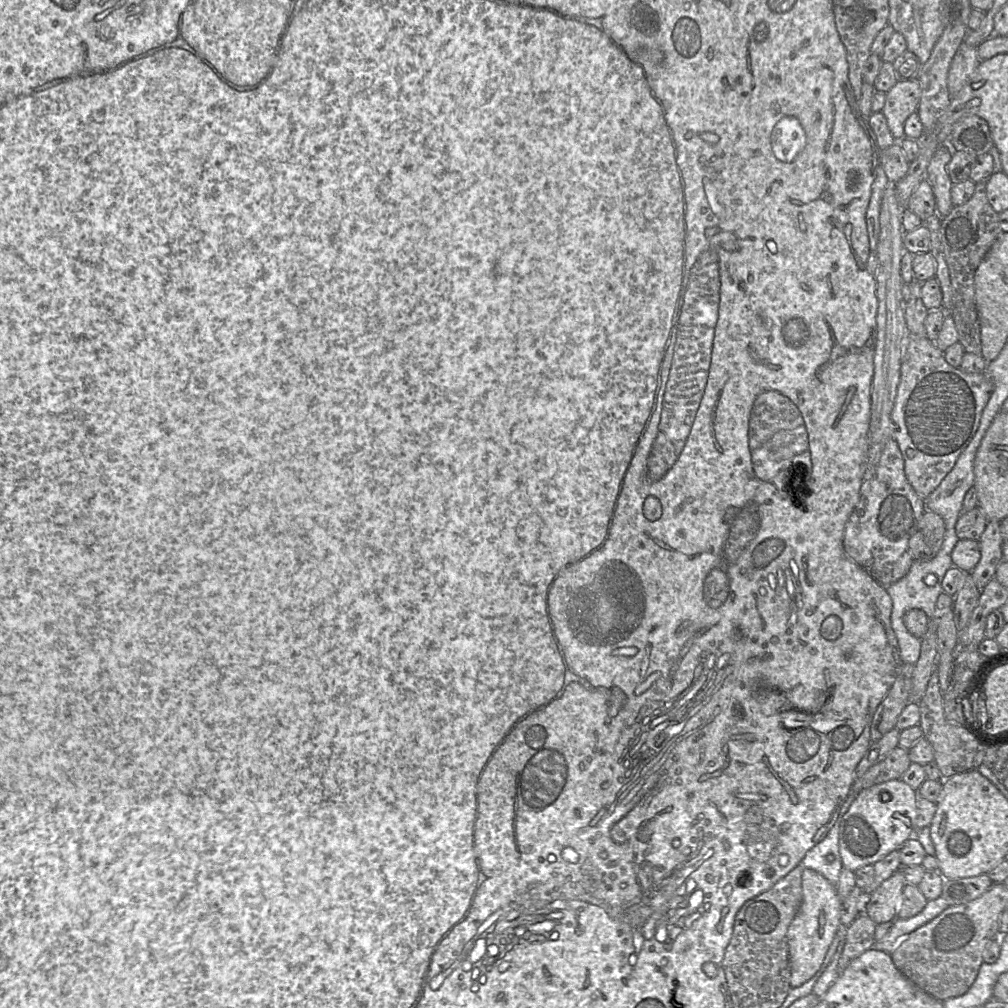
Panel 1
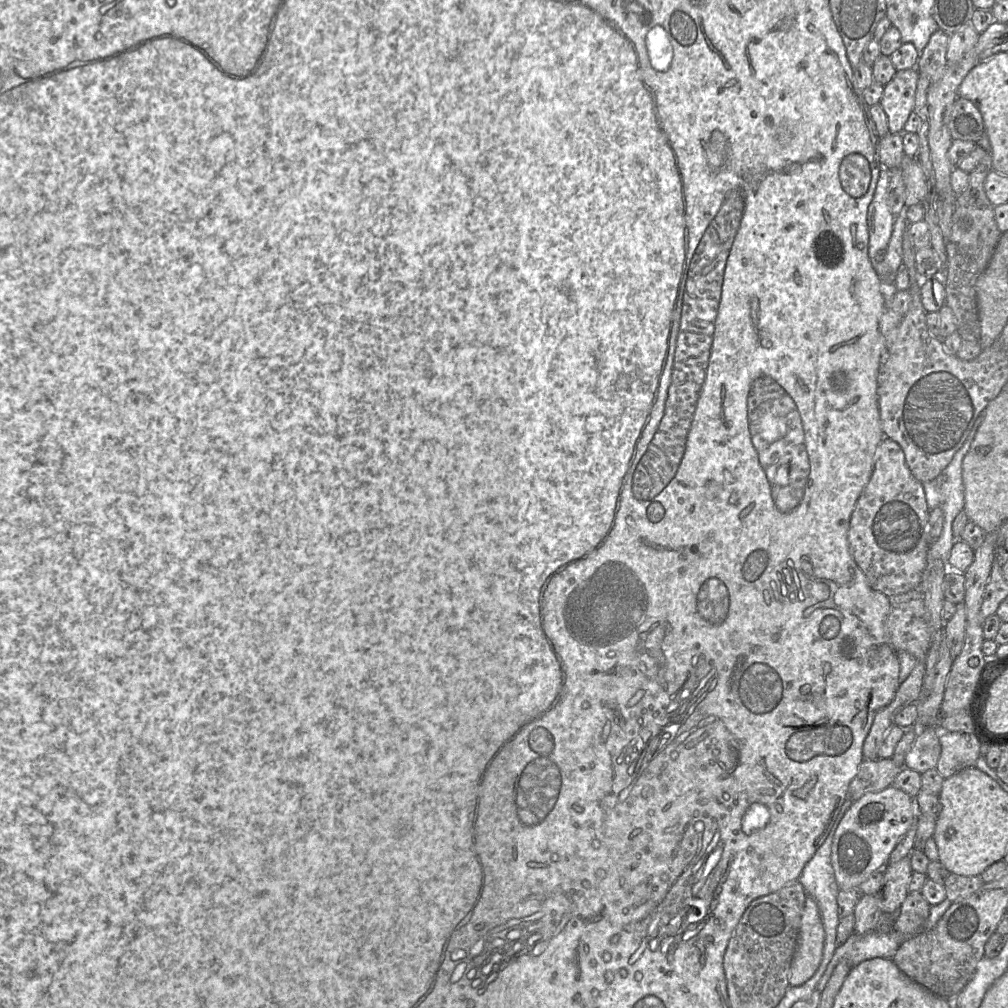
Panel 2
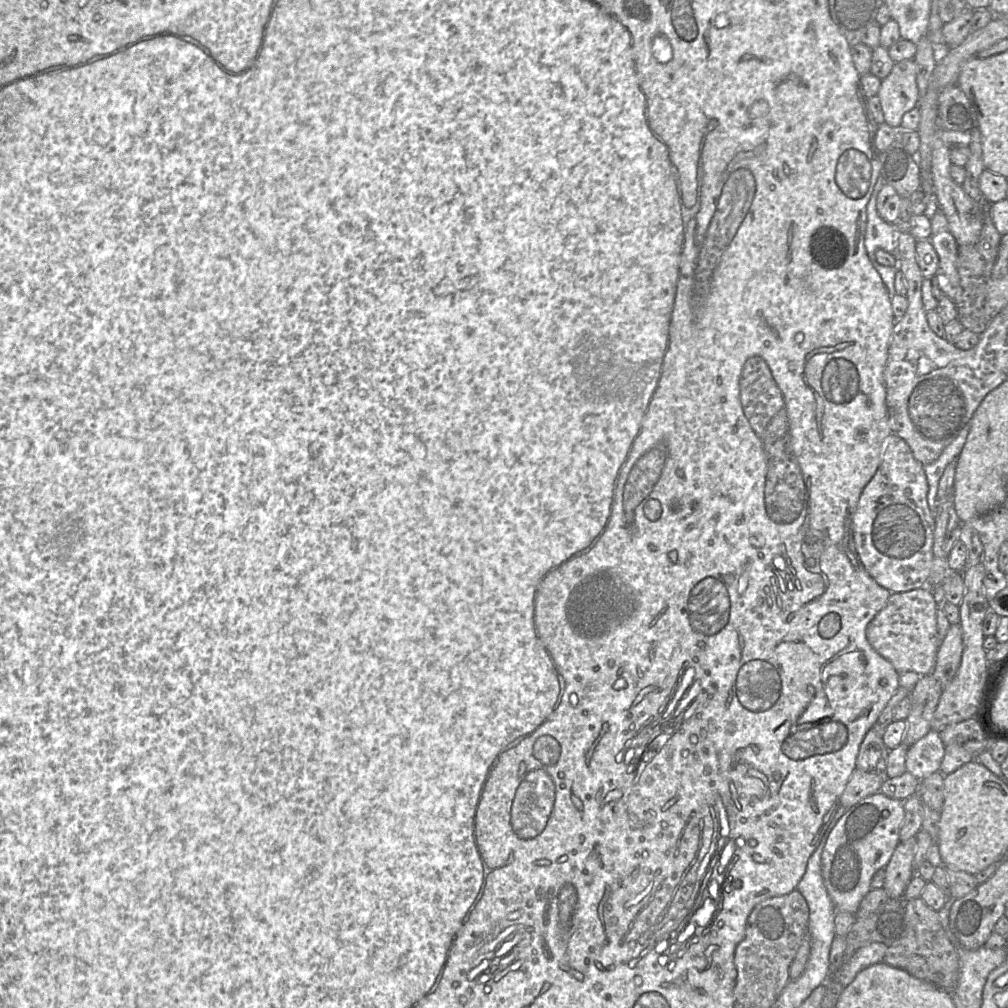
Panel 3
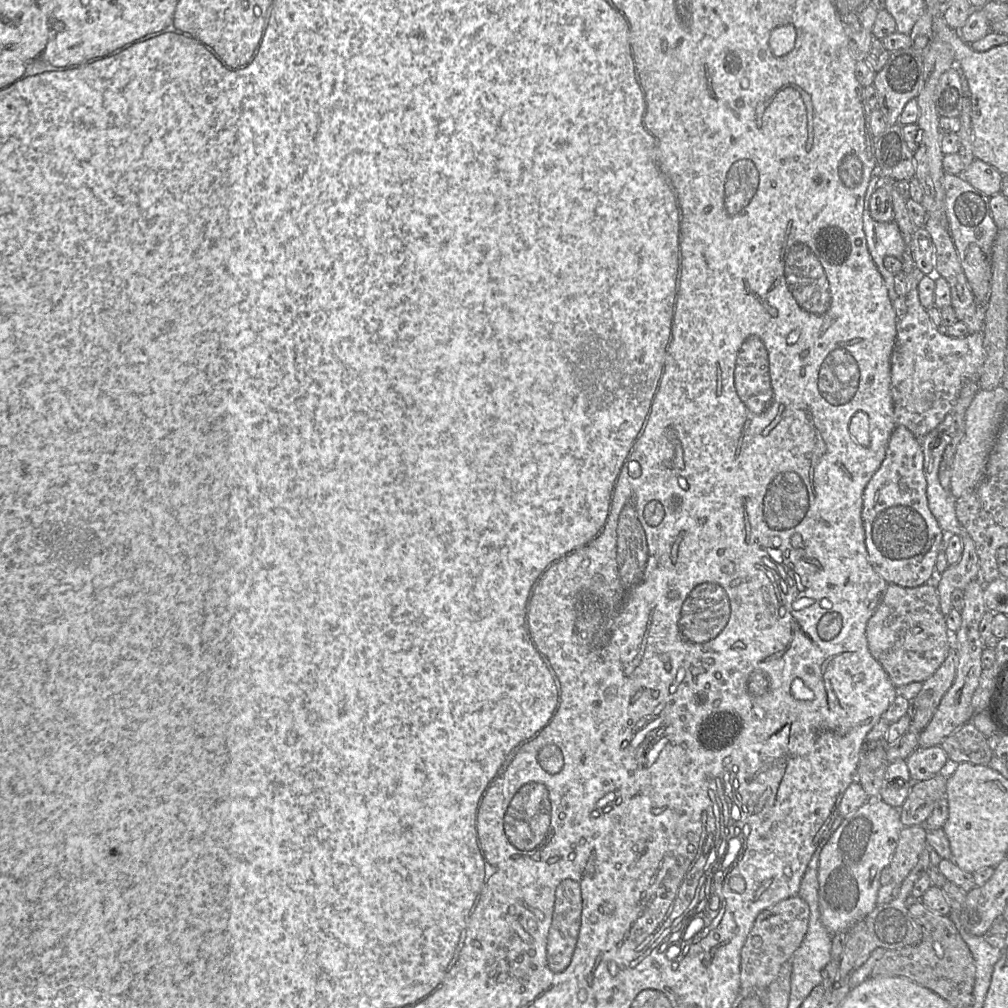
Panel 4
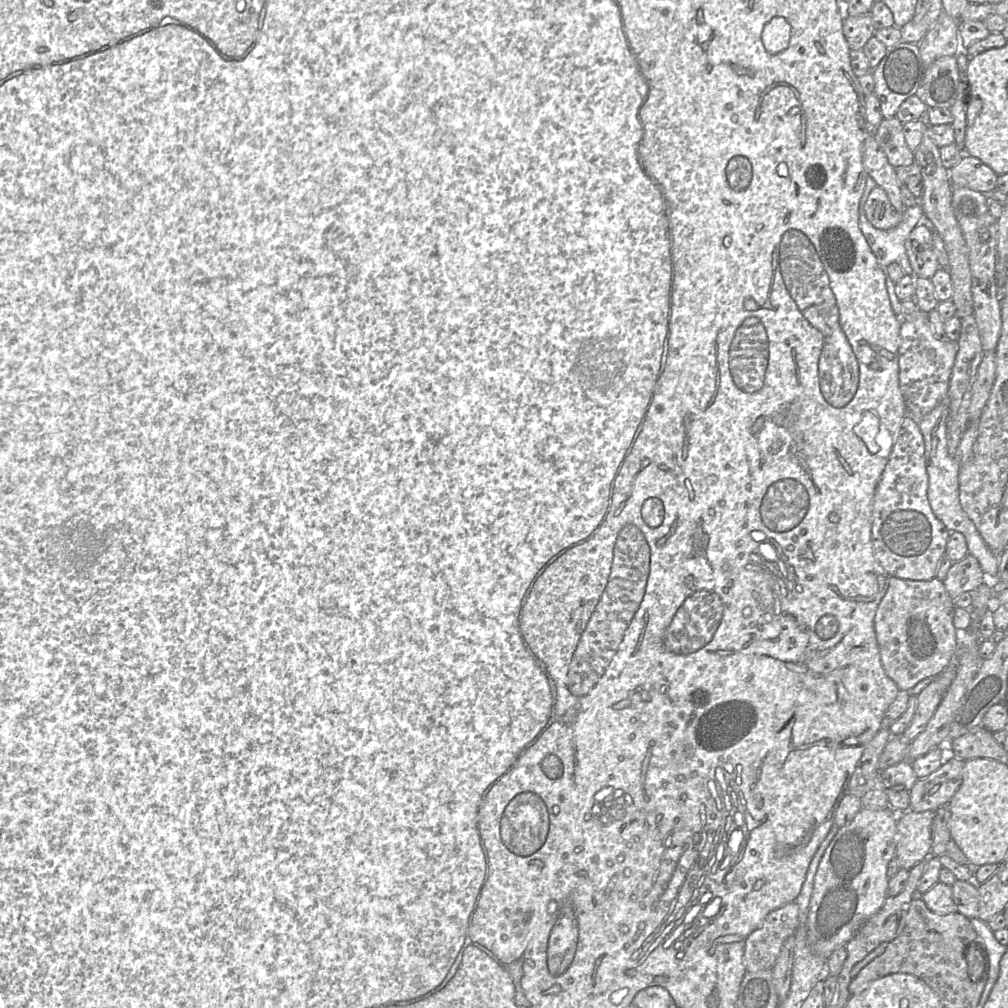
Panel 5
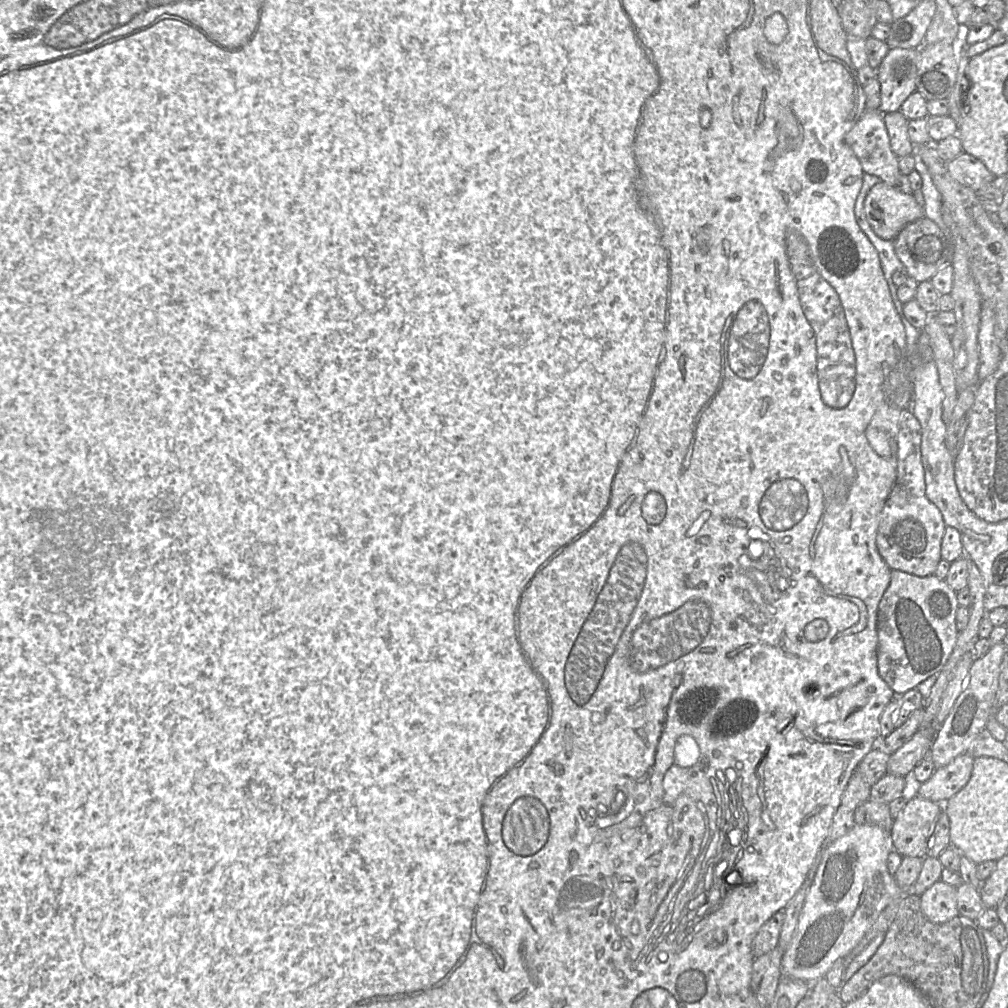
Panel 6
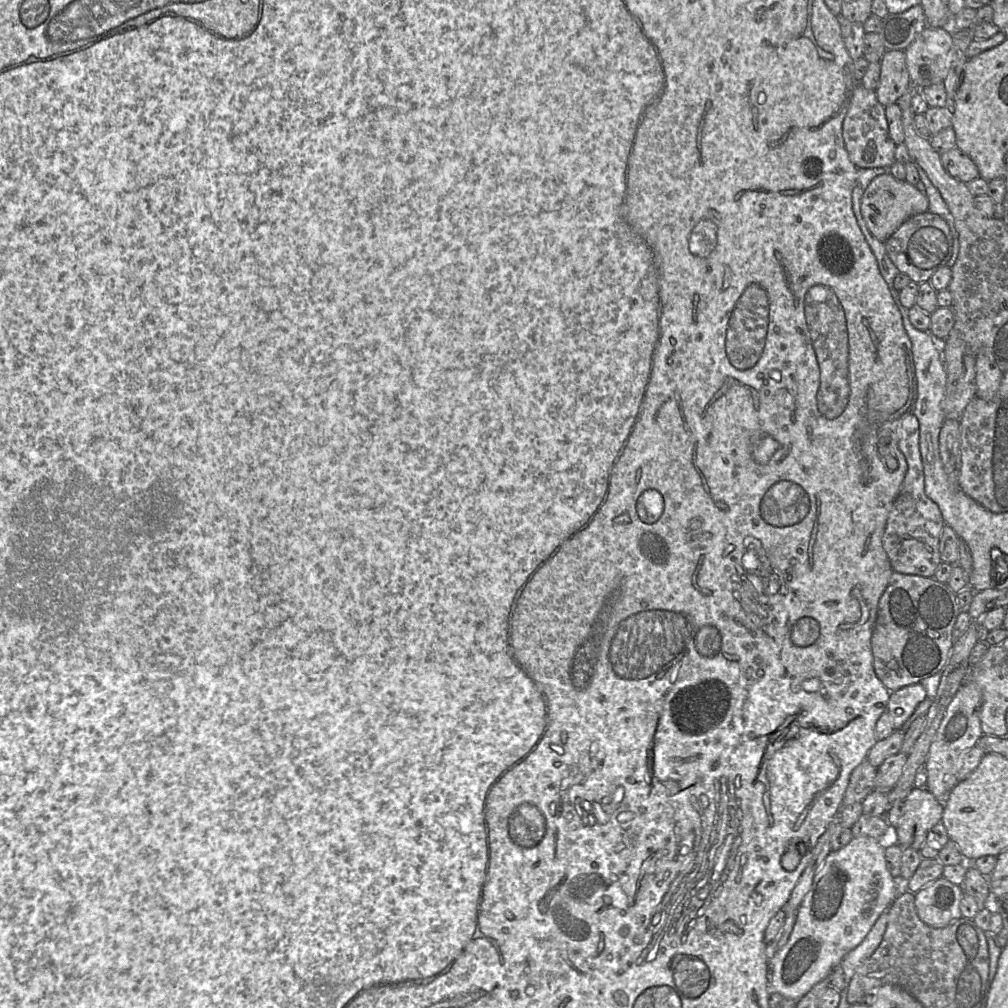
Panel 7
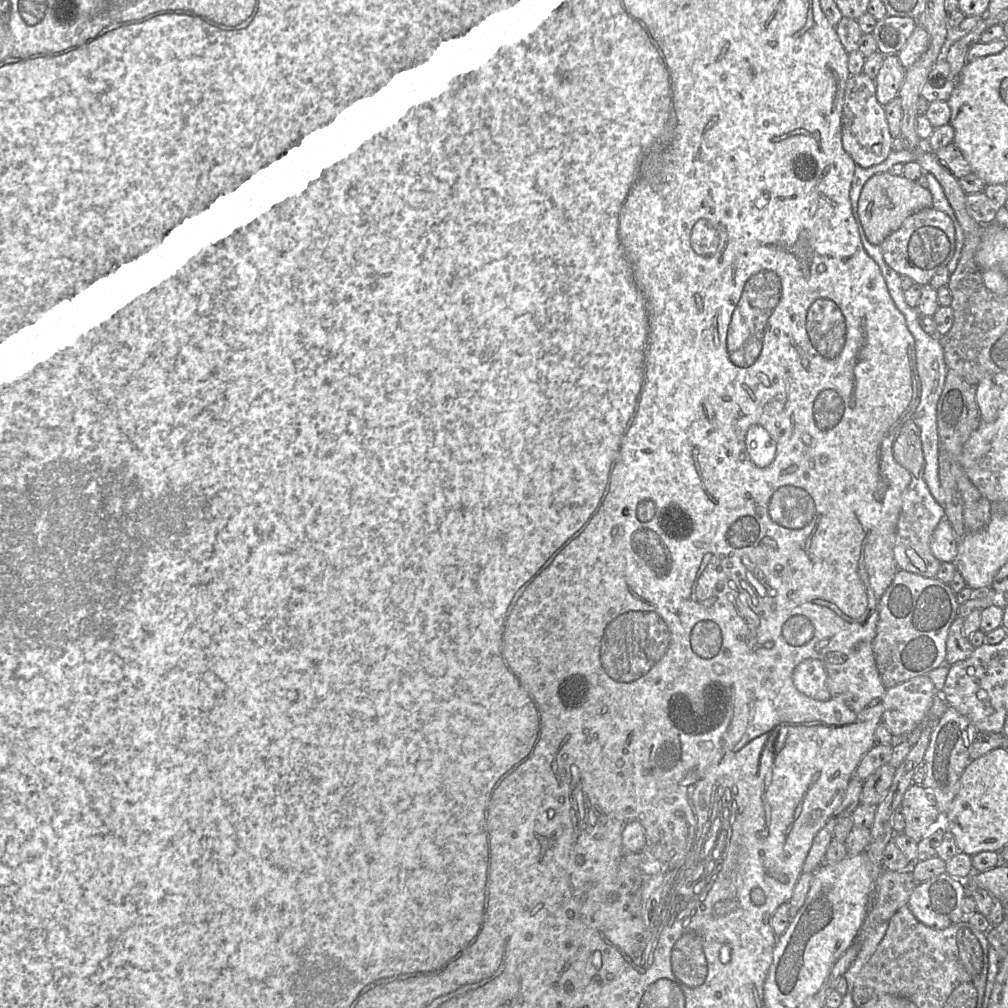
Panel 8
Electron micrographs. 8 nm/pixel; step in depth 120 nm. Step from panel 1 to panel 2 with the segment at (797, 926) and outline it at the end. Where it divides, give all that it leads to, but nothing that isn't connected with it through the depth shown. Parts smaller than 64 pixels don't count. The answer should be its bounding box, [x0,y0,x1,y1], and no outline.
[789,896,825,986]

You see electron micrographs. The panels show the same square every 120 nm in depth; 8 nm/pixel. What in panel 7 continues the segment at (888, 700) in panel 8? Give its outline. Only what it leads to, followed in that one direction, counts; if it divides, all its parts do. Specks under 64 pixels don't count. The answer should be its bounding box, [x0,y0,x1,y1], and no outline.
[886,683,927,730]

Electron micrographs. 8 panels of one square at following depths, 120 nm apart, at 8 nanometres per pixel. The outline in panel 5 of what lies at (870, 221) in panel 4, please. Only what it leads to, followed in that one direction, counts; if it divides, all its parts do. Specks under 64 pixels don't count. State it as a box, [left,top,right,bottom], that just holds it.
[859,175,938,323]

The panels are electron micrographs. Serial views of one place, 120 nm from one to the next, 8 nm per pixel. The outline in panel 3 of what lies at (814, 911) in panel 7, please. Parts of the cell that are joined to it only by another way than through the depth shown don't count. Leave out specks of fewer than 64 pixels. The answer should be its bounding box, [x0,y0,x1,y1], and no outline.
[822,791,904,915]

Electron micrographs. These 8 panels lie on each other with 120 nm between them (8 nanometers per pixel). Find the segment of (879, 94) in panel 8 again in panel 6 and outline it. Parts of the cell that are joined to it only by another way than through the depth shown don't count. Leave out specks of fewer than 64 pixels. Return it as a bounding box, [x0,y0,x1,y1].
[876,49,919,113]

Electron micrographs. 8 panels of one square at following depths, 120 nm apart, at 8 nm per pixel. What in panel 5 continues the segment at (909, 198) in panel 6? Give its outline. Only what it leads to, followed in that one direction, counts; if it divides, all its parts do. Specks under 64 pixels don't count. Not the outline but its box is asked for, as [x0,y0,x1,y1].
[865,186,903,230]

